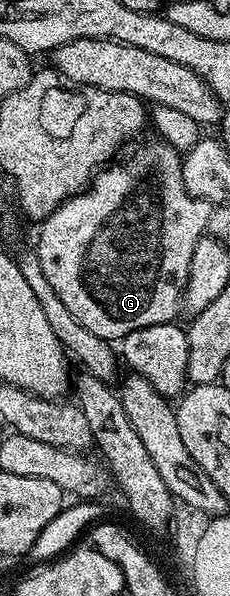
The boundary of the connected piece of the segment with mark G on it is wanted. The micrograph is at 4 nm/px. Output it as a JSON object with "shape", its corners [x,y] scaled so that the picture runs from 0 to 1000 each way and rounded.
{"shape":[[[713,235],[678,237],[639,240],[591,237],[583,240],[591,245],[552,260],[539,257],[513,268],[487,270],[461,282],[435,284],[400,297],[396,309],[374,319],[357,319],[313,332],[283,334],[217,362],[183,367],[174,379],[187,381],[174,383],[170,396],[161,394],[161,404],[148,408],[161,430],[174,431],[178,451],[196,456],[217,482],[243,490],[270,510],[283,510],[330,539],[348,540],[387,557],[404,557],[404,562],[448,569],[530,570],[561,557],[578,557],[596,550],[761,540],[774,535],[774,527],[787,527],[796,490],[813,483],[813,465],[839,436],[839,423],[865,404],[891,398],[900,386],[917,349],[874,334],[843,332],[804,315],[796,267],[783,253],[761,252],[739,240]]]}

